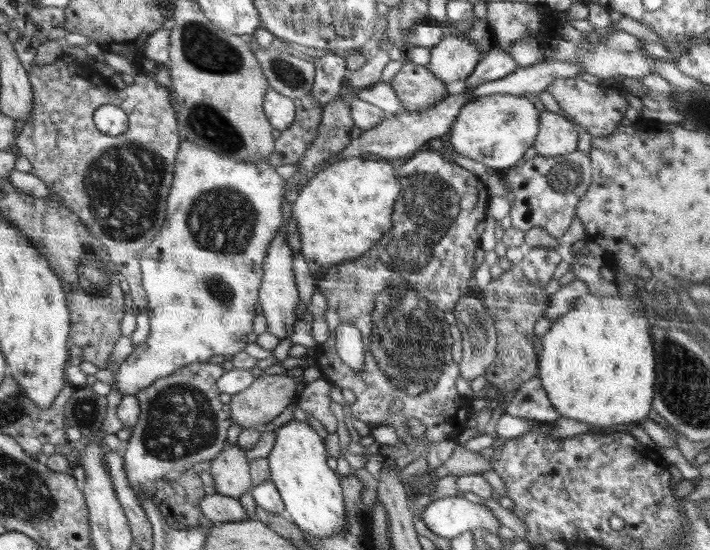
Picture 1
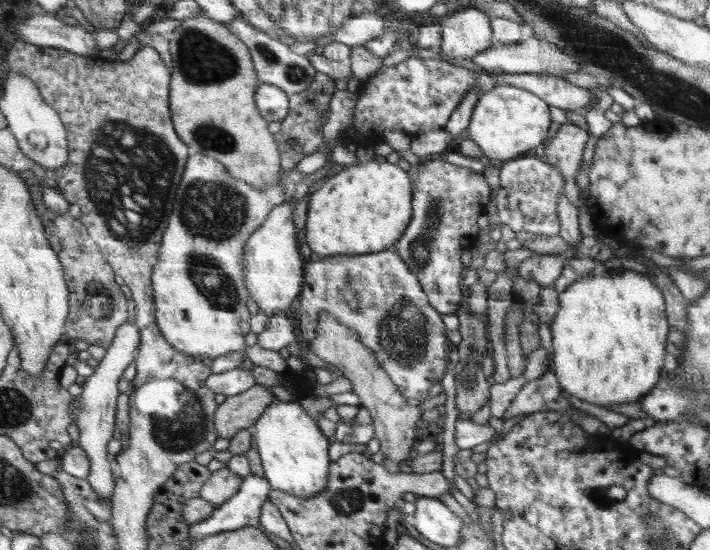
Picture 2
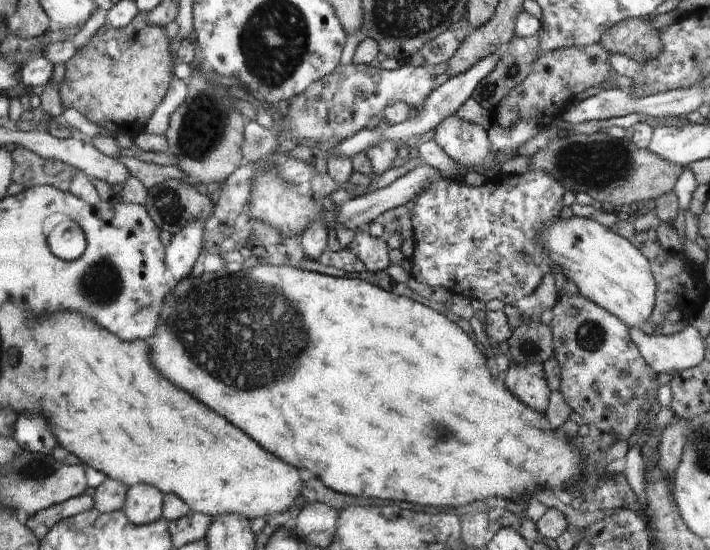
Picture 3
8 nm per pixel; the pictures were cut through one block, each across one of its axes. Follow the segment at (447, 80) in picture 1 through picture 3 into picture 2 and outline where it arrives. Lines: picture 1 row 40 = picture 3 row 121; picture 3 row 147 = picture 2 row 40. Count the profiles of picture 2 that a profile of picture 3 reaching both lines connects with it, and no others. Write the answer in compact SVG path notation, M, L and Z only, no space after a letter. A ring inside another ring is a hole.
M474 6L451 12L442 18L440 48L446 56L472 60L492 47L490 16Z

